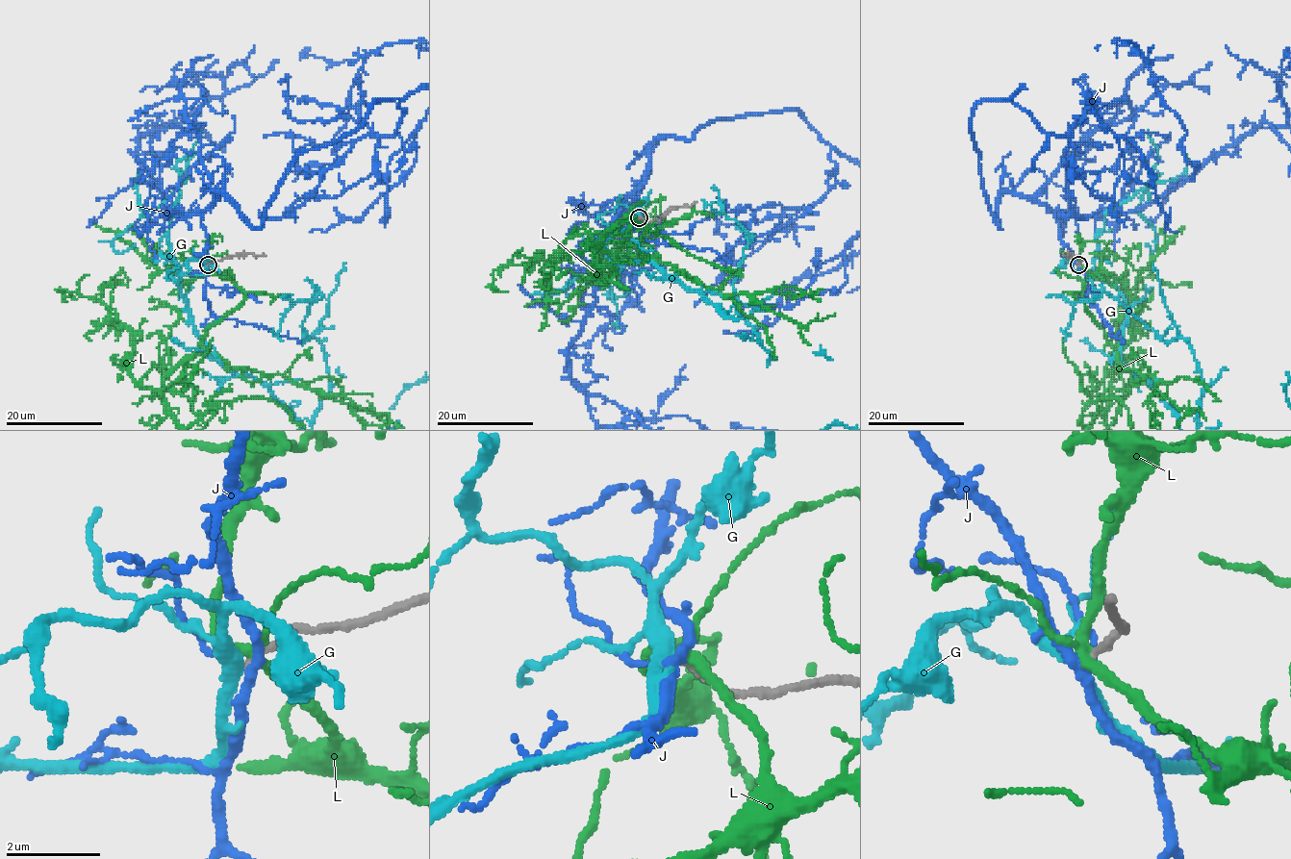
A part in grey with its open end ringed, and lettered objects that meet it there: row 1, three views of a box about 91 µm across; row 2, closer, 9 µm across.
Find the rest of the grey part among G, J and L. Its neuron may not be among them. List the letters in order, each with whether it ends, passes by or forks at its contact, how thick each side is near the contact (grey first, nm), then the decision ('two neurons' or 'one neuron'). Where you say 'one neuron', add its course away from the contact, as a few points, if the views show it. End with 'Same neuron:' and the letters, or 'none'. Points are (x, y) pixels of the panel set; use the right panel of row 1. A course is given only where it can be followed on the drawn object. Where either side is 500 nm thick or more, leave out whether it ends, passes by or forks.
G: it forks; calibres 150 and 240 nm; one neuron
J: it forks; calibres 150 and 180 nm; two neurons
L: it forks; calibres 160 and 190 nm; two neurons
Same neuron: G

